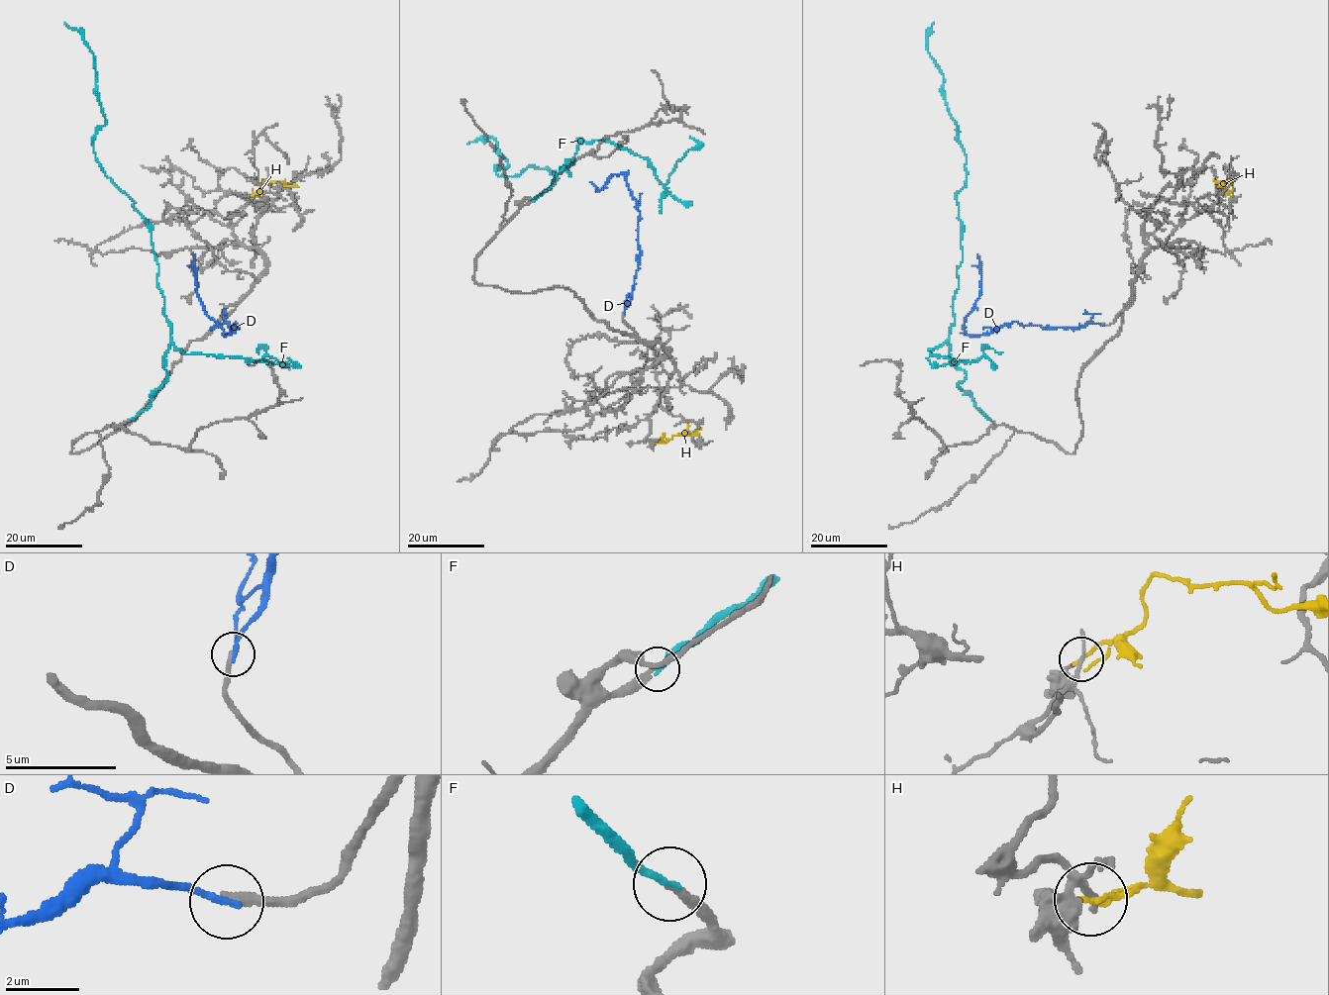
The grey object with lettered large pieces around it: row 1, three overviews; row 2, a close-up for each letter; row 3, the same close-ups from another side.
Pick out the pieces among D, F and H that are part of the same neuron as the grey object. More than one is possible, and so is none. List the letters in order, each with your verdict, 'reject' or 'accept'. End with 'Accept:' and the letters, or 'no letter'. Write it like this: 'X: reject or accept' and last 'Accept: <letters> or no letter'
D: reject
F: accept
H: reject
Accept: F

